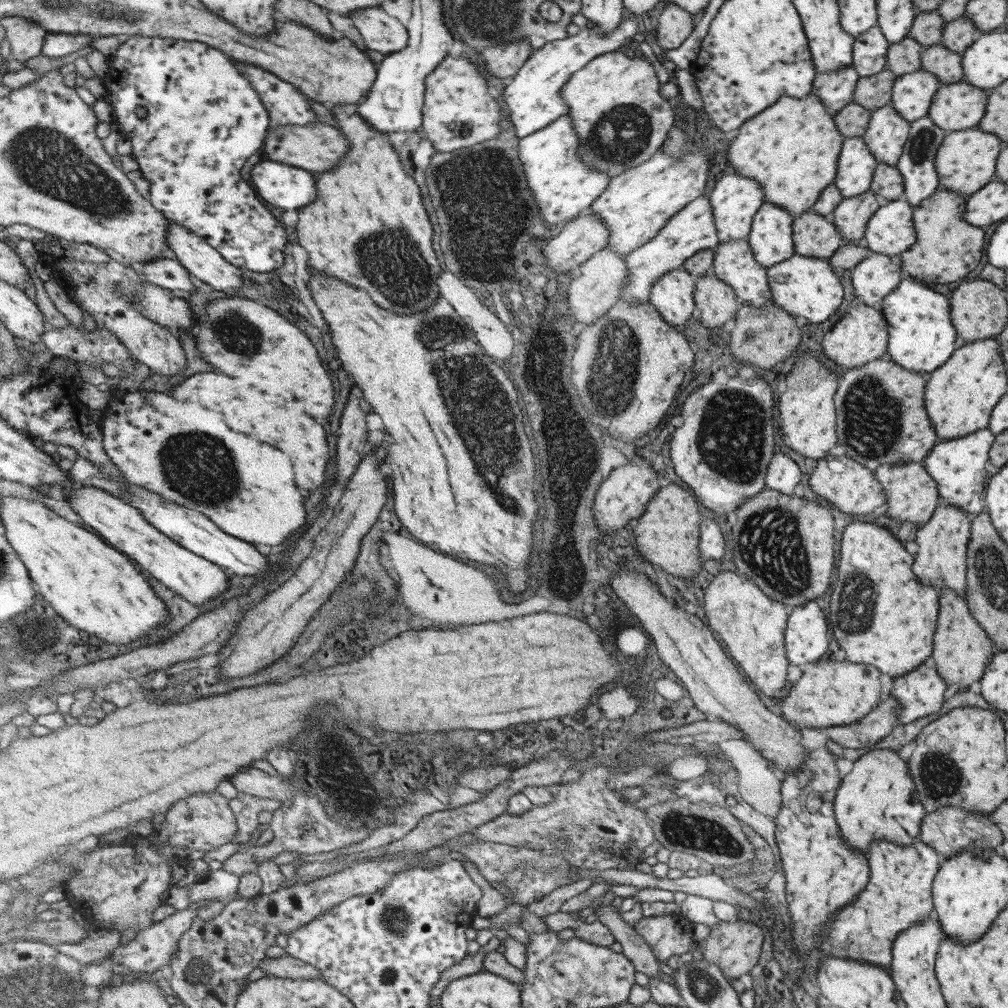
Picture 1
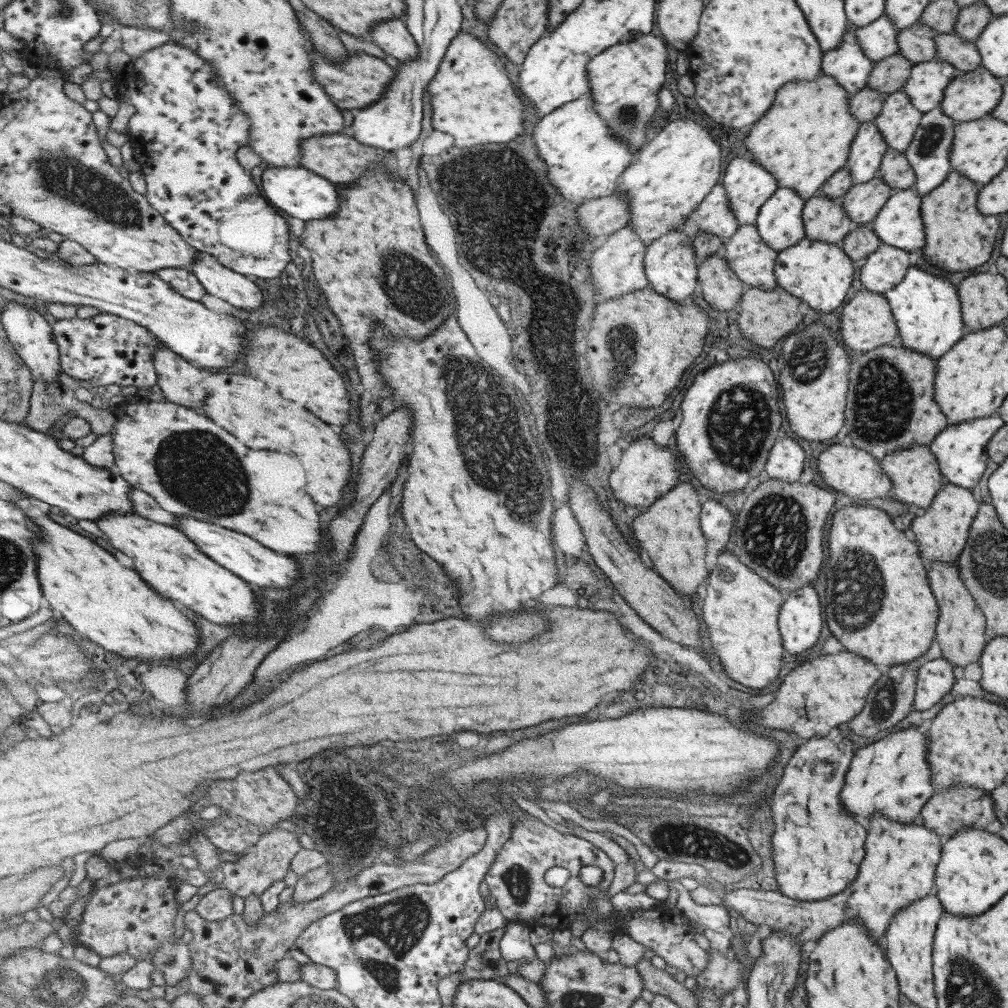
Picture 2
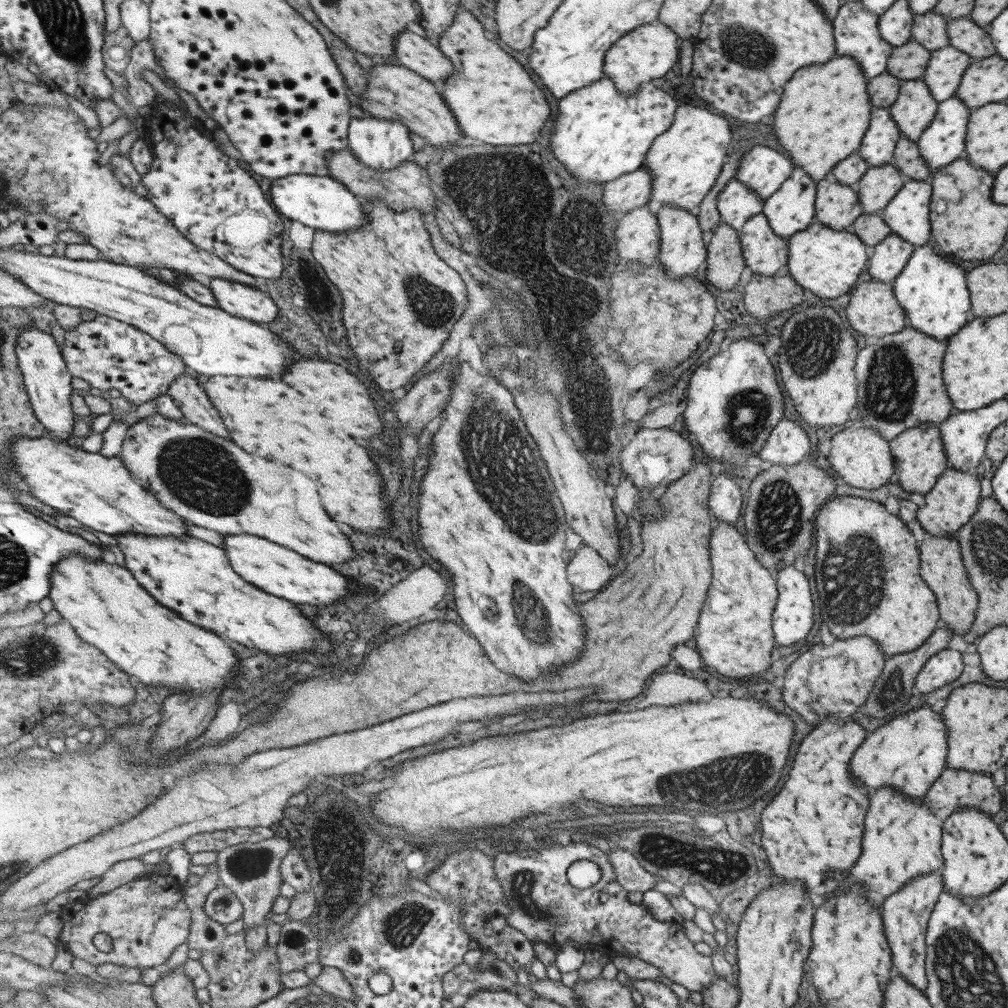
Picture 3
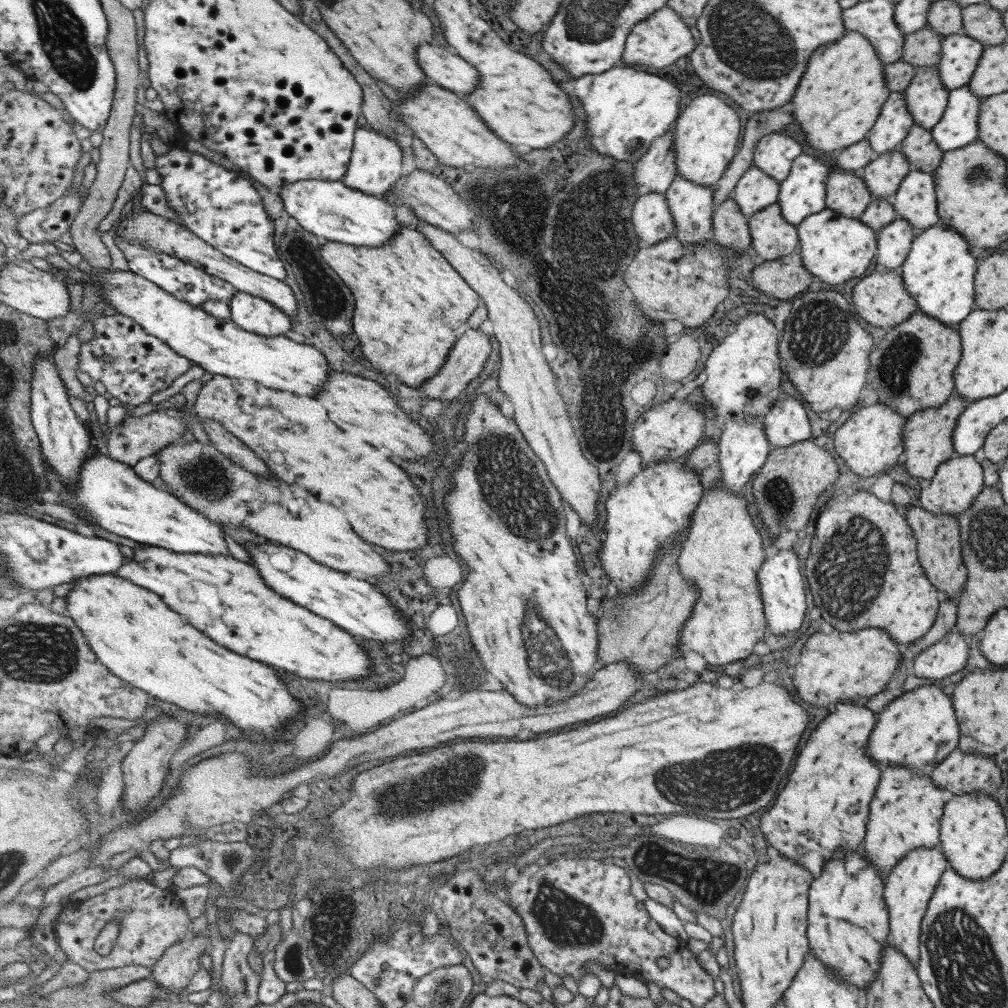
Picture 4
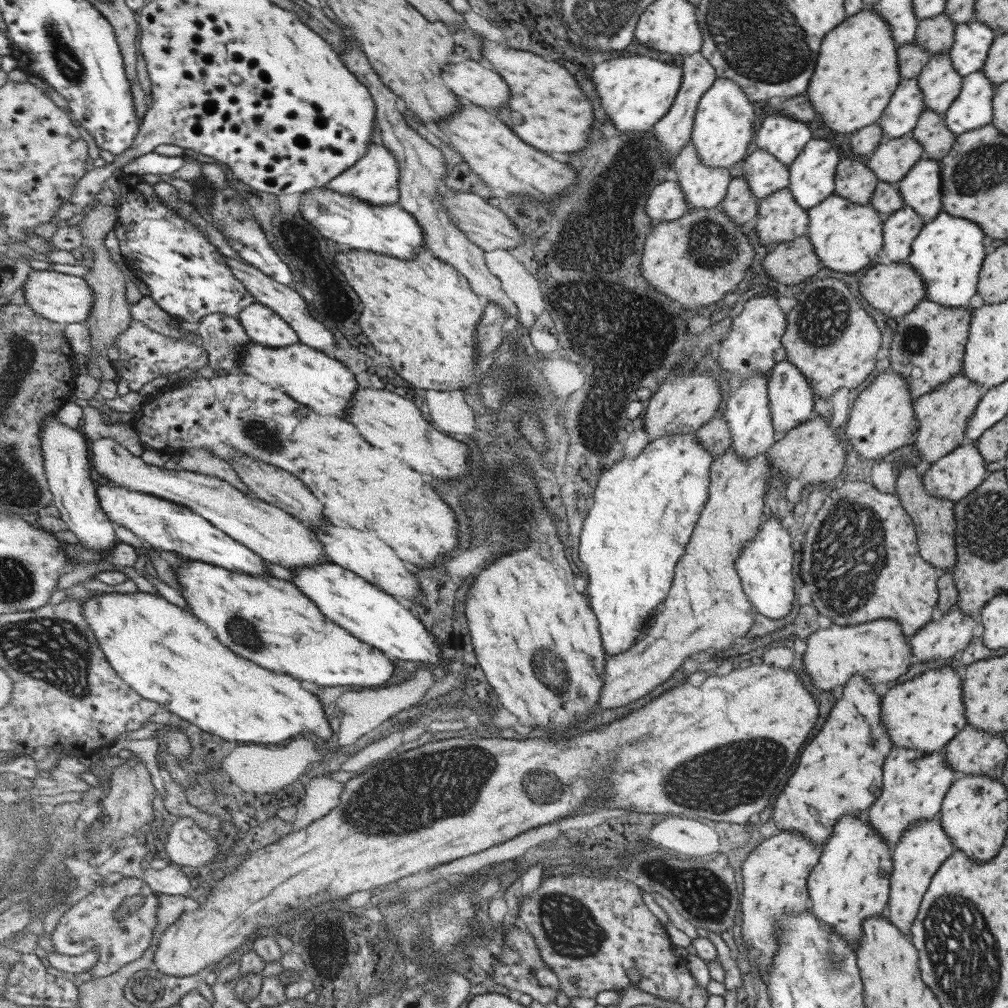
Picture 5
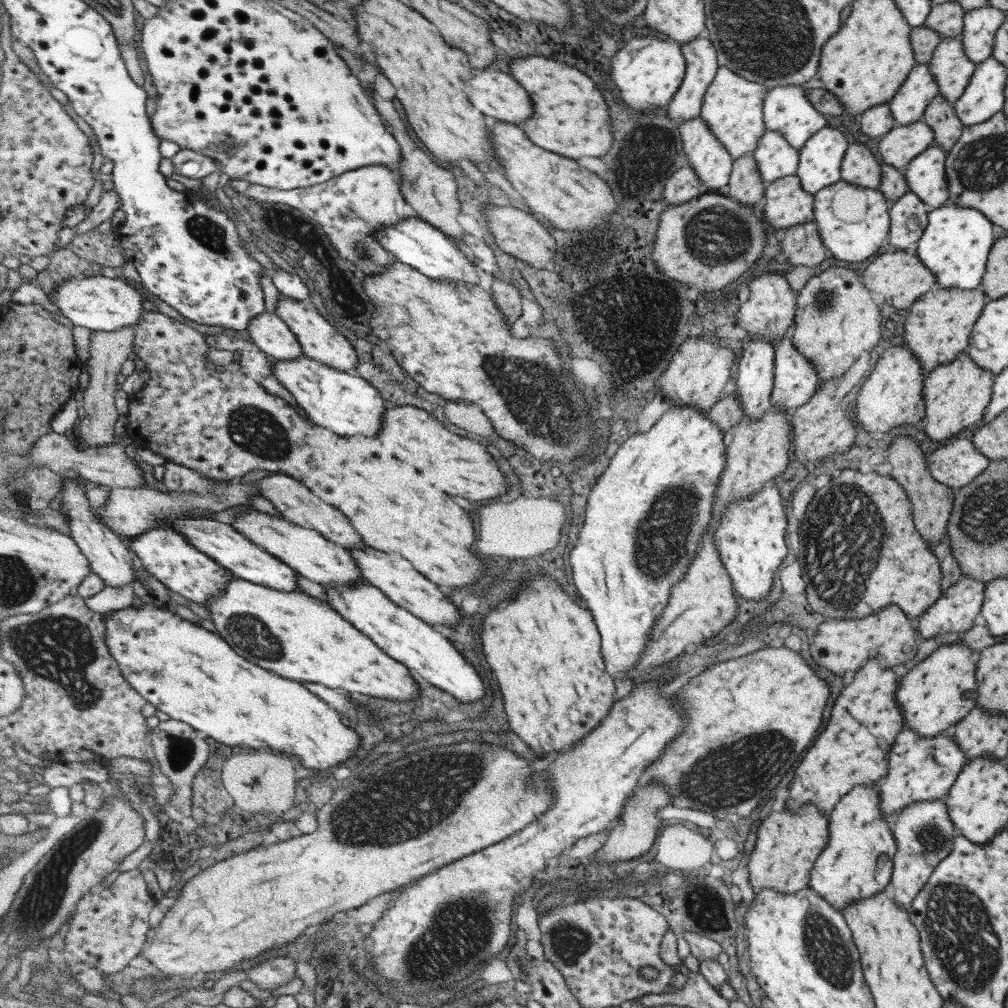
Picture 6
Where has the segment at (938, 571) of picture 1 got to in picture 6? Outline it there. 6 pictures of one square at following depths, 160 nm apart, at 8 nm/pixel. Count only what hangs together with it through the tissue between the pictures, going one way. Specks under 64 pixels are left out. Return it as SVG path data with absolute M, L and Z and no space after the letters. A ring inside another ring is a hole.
M967 438L937 445L925 459L931 478L954 491L969 484L989 464L988 458L977 452Z

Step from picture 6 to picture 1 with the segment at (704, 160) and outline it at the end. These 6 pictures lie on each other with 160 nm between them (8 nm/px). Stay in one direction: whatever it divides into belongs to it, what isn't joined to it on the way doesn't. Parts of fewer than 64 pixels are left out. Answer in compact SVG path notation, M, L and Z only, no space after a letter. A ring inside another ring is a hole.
M680 267L668 272L654 284L650 302L669 324L685 326L693 312L698 312L693 300L696 279L686 268Z

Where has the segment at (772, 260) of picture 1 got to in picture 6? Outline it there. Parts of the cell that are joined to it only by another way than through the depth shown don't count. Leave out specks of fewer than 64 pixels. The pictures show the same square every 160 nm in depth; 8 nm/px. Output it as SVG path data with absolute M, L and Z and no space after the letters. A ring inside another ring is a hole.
M823 127L812 134L798 150L798 164L794 175L808 194L840 180L840 164L848 144L837 129Z

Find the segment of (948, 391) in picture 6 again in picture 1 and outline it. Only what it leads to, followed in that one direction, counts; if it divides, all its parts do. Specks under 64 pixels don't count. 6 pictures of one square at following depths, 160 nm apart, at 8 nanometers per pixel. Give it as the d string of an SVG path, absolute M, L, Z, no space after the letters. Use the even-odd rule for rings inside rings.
M921 462L885 464L872 471L885 495L884 515L899 522L913 523L914 526L927 523L937 507L938 494L935 481L927 474Z

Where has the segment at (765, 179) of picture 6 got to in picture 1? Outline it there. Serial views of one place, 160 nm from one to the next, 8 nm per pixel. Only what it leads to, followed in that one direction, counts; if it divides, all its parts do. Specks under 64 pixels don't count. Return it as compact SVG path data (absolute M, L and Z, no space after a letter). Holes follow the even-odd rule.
M701 196L688 204L677 215L673 215L653 240L626 256L628 277L626 287L622 290L622 300L632 300L632 302L642 300L647 303L650 301L650 292L654 290L654 284L660 278L676 268L683 267L686 260L691 259L698 252L706 250L706 248L715 248L718 243L710 201L707 197Z

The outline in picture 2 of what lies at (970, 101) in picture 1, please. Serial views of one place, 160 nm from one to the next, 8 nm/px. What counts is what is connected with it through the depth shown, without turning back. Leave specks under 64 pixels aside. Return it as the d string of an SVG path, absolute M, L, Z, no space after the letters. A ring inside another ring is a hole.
M979 66L950 80L938 107L956 123L977 120L999 104L1001 94L1003 79Z

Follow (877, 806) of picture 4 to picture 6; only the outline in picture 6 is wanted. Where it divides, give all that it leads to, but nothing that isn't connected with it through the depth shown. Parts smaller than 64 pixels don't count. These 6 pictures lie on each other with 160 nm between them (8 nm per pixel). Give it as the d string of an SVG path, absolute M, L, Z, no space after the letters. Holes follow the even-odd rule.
M903 726L887 755L887 772L878 783L878 807L883 818L891 821L902 808L915 802L943 799L961 767L967 762L948 732L927 738Z

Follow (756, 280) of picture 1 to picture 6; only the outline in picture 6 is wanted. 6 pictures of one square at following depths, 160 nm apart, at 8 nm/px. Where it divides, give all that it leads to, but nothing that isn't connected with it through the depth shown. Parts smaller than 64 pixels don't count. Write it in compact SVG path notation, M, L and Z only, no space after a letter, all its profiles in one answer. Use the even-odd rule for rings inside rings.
M794 174L766 184L762 201L762 218L774 229L812 221L813 195L801 188Z

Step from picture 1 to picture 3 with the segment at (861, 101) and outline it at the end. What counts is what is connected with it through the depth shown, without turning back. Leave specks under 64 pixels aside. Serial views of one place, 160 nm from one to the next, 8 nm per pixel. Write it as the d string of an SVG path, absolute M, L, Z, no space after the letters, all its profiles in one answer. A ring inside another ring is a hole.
M910 40L899 47L893 47L885 72L896 76L902 82L920 78L927 68L929 58L931 53L927 48Z

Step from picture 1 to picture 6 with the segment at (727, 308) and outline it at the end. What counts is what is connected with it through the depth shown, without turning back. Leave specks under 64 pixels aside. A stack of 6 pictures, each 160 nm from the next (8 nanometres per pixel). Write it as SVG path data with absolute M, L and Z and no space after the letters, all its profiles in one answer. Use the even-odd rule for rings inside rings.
M748 153L733 162L729 185L723 191L735 202L753 206L757 201L762 200L764 187L755 159L751 153Z

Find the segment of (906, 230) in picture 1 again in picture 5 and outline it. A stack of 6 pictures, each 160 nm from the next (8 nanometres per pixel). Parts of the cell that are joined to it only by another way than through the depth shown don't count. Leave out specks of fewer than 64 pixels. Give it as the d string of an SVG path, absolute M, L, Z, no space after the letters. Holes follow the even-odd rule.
M921 158L898 180L902 204L912 208L924 223L933 220L942 211L940 198L940 169L937 161Z

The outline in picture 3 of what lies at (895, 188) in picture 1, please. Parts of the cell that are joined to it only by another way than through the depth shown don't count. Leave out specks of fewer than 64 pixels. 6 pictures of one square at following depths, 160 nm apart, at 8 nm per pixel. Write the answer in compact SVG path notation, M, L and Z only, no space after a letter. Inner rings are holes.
M900 136L894 146L891 164L905 179L926 181L931 176L927 163L919 156L916 143L904 136Z

